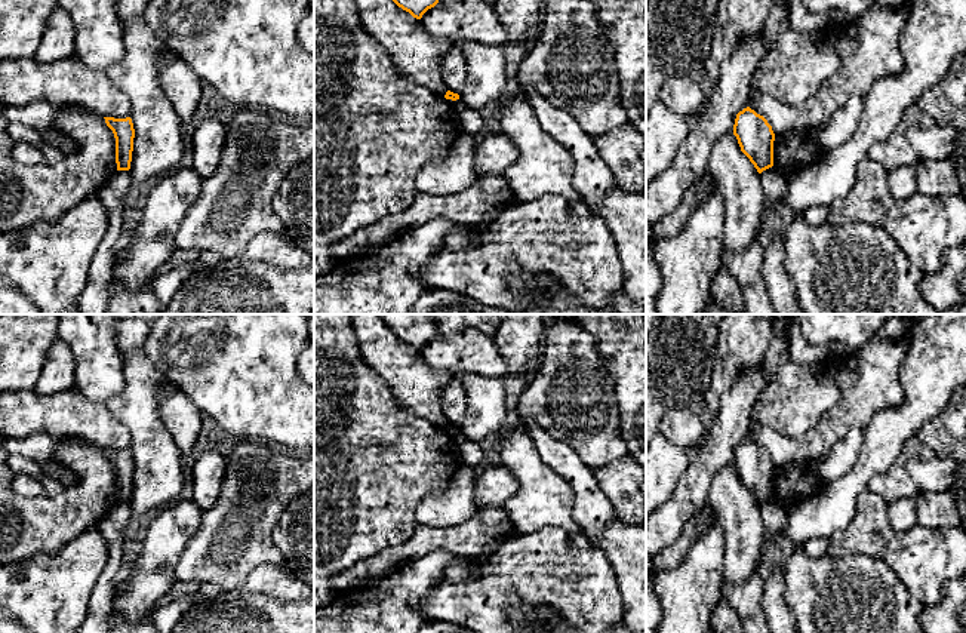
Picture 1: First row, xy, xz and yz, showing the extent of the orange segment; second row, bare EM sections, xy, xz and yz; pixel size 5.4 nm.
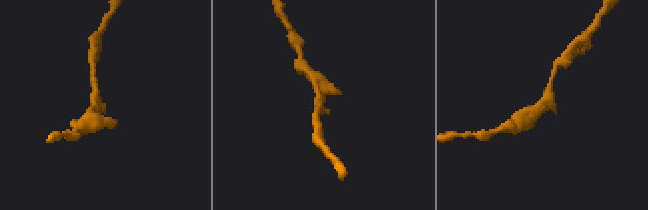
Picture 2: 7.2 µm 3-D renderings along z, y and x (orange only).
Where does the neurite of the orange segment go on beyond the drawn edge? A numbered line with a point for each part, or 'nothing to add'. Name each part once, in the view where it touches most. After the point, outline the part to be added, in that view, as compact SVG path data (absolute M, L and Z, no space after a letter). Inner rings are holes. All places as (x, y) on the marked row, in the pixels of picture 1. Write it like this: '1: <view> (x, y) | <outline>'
nothing to add

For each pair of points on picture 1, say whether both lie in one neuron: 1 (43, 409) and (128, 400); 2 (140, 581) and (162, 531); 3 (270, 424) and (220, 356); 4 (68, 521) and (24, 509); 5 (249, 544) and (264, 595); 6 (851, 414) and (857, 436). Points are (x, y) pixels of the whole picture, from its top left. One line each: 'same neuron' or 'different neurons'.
1: different neurons
2: same neuron
3: same neuron
4: same neuron
5: different neurons
6: different neurons

